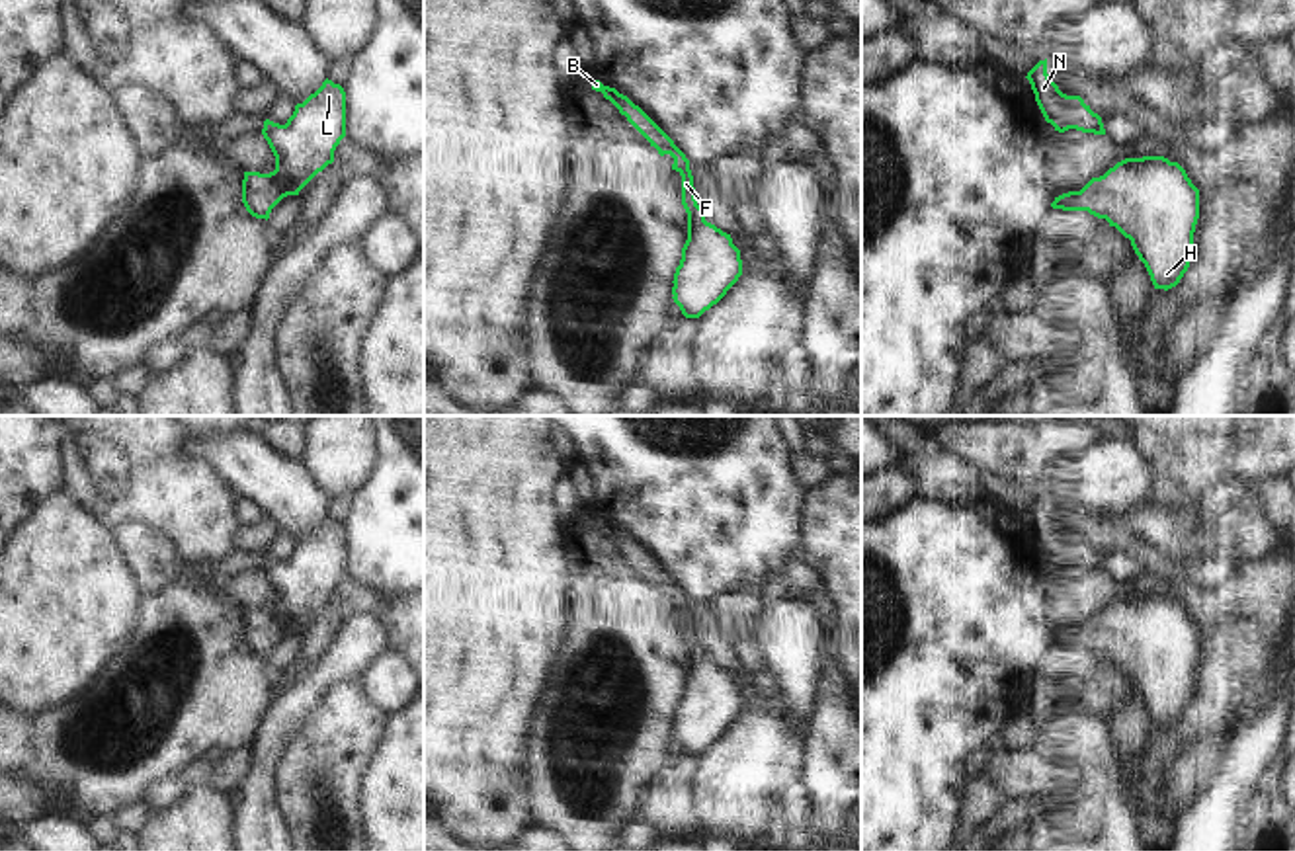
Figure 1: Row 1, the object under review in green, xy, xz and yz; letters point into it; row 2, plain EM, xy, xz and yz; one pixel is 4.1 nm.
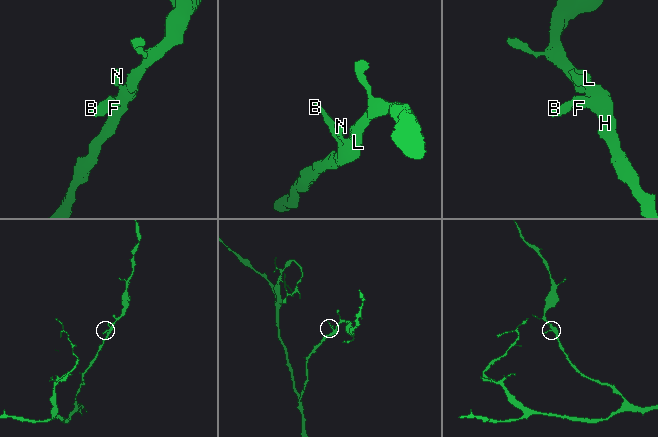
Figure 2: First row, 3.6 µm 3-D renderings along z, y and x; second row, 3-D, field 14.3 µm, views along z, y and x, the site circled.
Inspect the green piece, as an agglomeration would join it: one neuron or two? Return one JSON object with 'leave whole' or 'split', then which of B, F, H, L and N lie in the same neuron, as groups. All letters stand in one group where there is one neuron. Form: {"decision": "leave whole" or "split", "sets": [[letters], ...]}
{"decision": "leave whole", "sets": [["B", "F", "H", "L", "N"]]}

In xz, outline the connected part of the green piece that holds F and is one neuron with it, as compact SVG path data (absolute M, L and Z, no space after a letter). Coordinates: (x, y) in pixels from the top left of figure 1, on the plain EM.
M592 517L592 527L602 529L621 552L658 588L674 595L672 607L682 613L682 642L688 650L688 677L674 710L672 736L686 755L699 755L717 742L742 712L740 687L731 671L705 658L697 642L689 597L674 578L627 533Z

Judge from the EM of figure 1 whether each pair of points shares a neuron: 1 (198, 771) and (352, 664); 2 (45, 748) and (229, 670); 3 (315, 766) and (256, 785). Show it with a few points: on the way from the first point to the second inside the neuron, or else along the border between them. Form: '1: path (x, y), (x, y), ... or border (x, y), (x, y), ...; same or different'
1: border (250, 748), (250, 768), (239, 787); different
2: path (94, 773), (127, 773), (153, 758), (180, 719); same
3: border (272, 766), (274, 805), (286, 824); different

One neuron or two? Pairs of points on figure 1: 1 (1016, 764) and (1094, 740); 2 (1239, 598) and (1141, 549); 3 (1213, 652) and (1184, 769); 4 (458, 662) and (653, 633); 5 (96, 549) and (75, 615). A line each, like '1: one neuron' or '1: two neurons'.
1: two neurons
2: one neuron
3: two neurons
4: two neurons
5: one neuron

